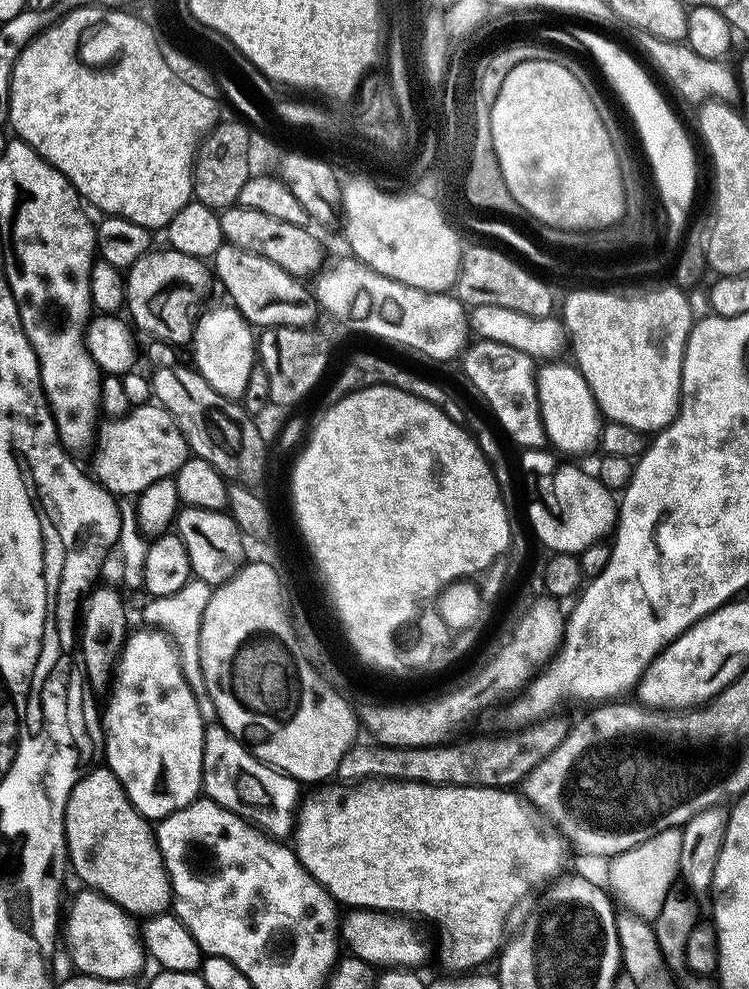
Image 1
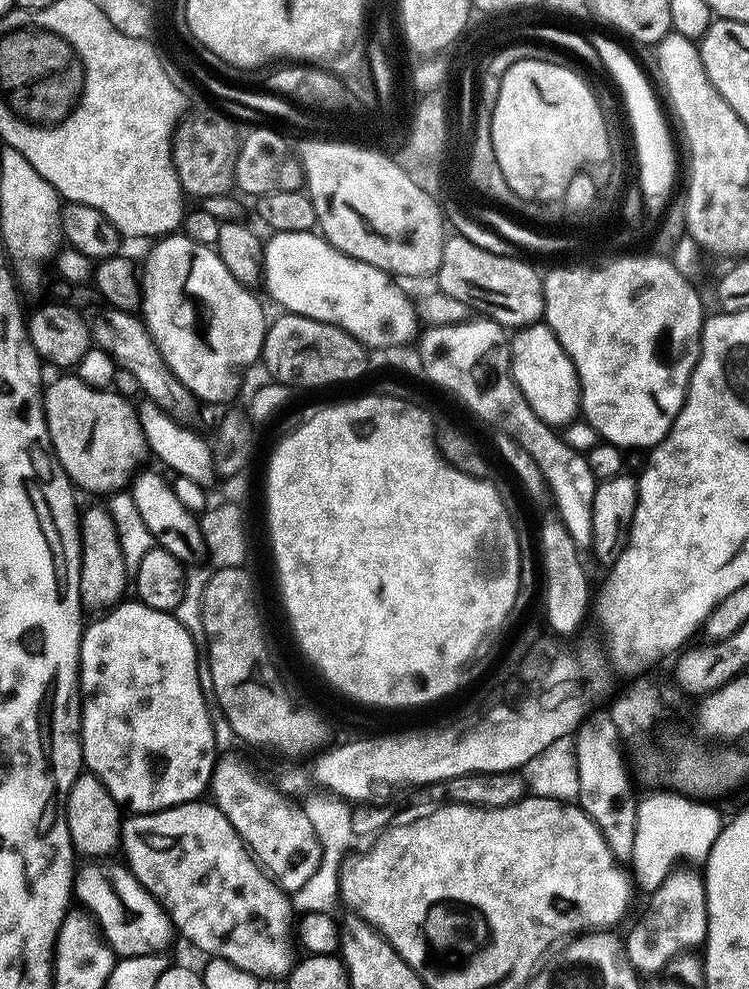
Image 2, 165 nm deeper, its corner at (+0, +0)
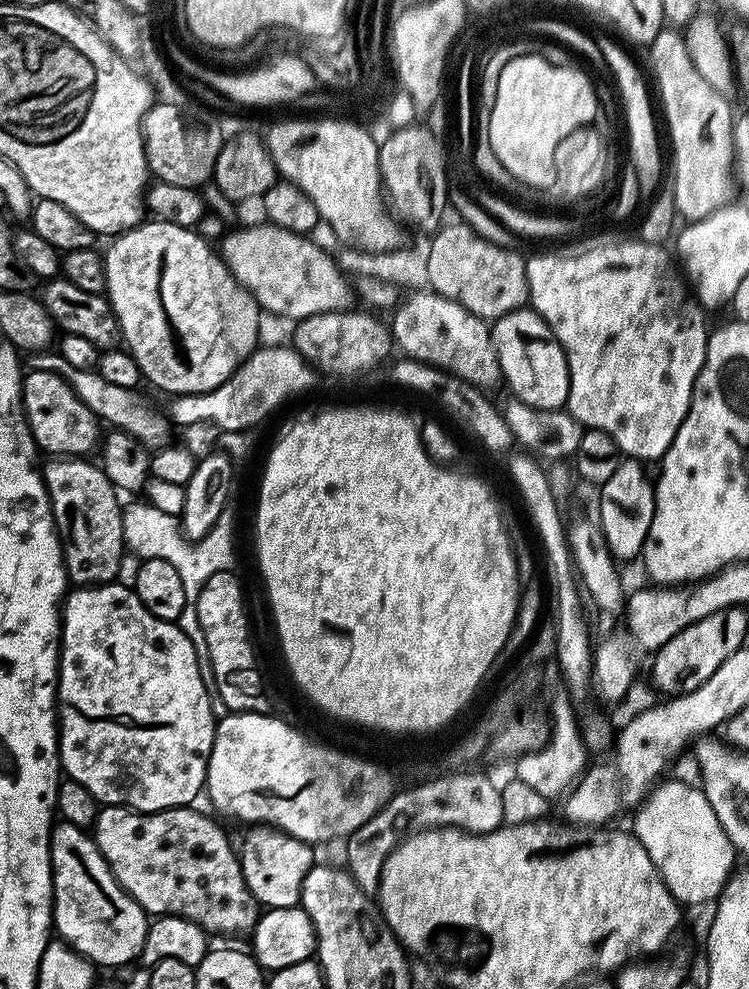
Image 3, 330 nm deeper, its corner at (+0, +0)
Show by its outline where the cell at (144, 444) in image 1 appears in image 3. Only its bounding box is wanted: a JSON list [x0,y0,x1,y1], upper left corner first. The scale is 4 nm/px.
[22,369,102,458]

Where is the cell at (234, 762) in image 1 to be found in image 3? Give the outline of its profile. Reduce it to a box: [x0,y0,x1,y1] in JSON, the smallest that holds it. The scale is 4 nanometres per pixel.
[238,826,314,908]

